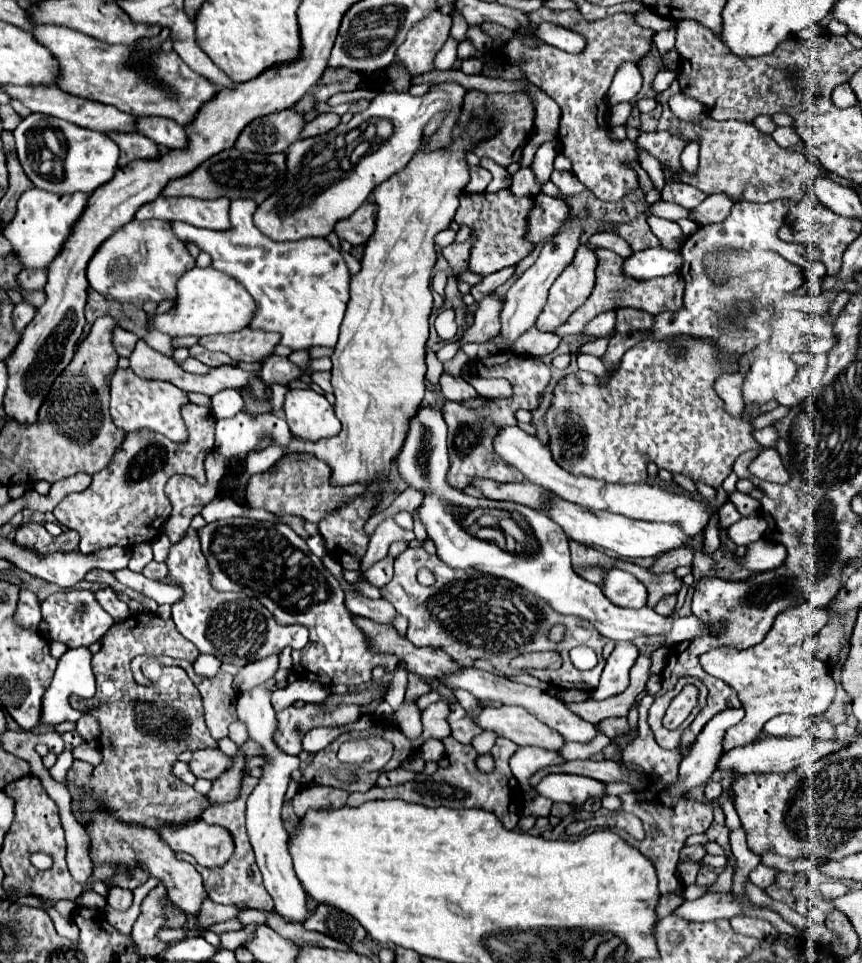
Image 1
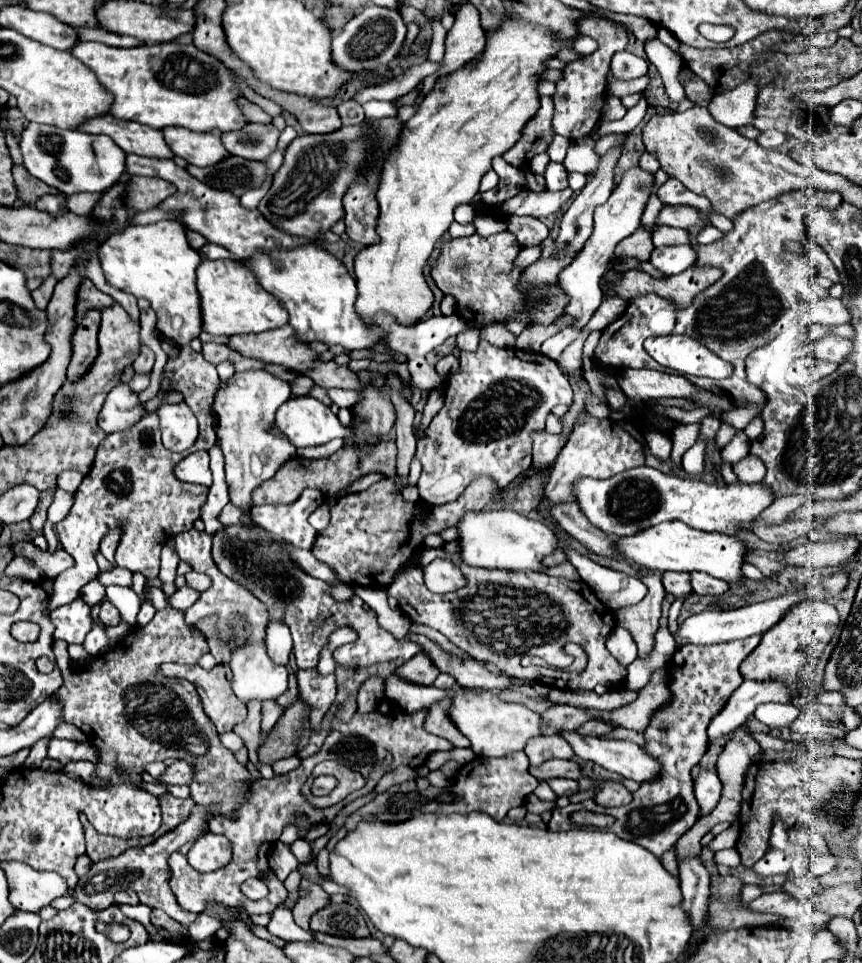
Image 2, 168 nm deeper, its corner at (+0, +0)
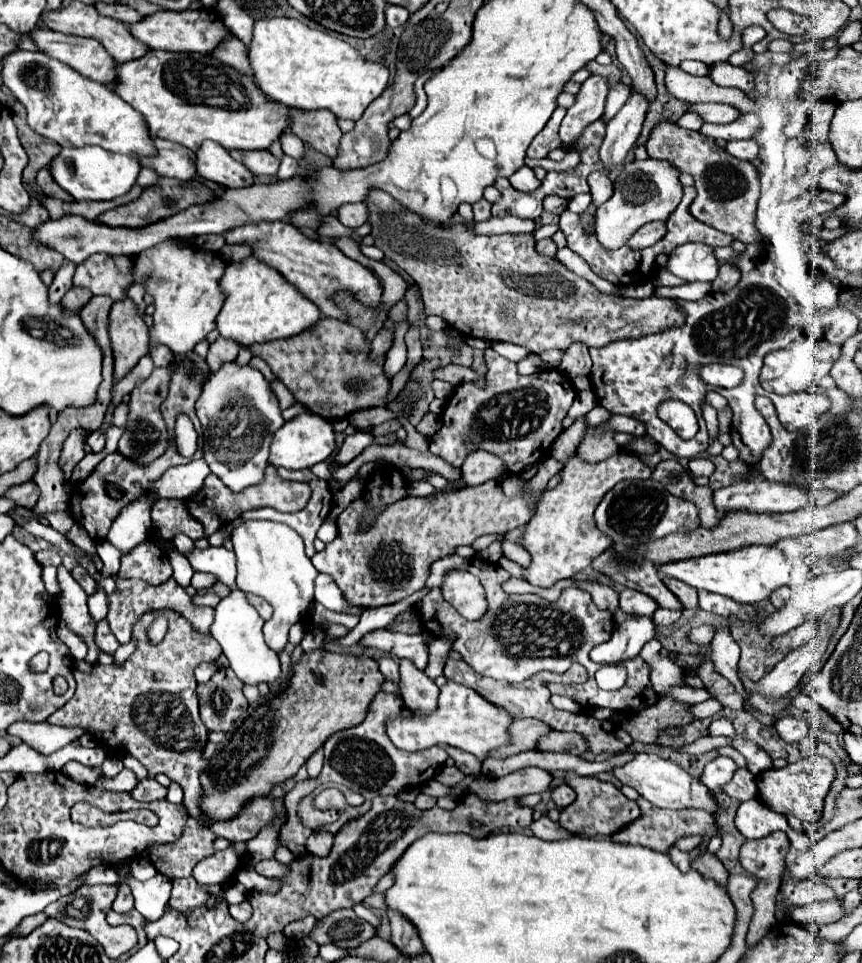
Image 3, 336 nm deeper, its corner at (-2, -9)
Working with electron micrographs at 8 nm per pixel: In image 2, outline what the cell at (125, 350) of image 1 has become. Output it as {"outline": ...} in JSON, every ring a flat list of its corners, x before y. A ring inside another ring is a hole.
{"outline":[[141,344,141,354,133,362,135,372,149,372,153,368,153,362,155,362,155,354,145,344]]}

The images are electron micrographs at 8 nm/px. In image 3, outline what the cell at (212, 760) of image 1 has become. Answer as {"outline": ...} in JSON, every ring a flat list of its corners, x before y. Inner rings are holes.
{"outline":[[141,779,135,785,135,789,129,791,129,795,139,801,157,801,157,799,167,797,167,789,163,785,159,785,155,779]]}

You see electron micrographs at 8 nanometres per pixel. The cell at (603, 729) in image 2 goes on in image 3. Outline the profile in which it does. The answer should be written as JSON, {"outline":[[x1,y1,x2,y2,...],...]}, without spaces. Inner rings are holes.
{"outline":[[551,731,551,735,543,735,543,739,539,739,535,749,537,751,567,751,571,755,581,755,587,751,587,745,581,735]]}

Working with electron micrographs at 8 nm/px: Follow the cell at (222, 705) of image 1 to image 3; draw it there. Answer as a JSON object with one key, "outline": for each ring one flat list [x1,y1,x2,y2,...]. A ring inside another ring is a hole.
{"outline":[[227,667,227,669,219,669,211,681,207,683,199,683,197,685,197,695,199,695,199,713,201,713,201,719,205,723,205,727,209,731,221,731,221,733,233,733,237,723,243,721,247,717,247,699,245,695,241,693,241,685,239,679,235,677,235,673]]}

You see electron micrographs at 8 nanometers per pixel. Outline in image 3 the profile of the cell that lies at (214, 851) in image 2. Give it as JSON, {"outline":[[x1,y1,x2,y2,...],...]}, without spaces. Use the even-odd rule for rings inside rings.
{"outline":[[225,849,225,851,217,851,213,857,203,859,195,867,193,877,201,885,219,885,231,879,237,867,239,867,239,855,235,855,235,851,231,849]]}

